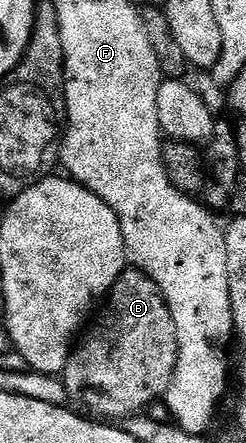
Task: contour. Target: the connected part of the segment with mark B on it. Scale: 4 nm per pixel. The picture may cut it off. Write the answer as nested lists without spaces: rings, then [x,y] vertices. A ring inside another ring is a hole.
[[[128,268],[113,284],[111,293],[105,299],[107,311],[90,323],[89,329],[78,339],[72,349],[69,360],[61,375],[68,399],[76,407],[90,412],[99,420],[126,420],[138,415],[150,402],[155,402],[166,395],[175,375],[175,365],[179,359],[179,341],[175,335],[175,322],[171,319],[169,308],[153,280],[140,270]]]

